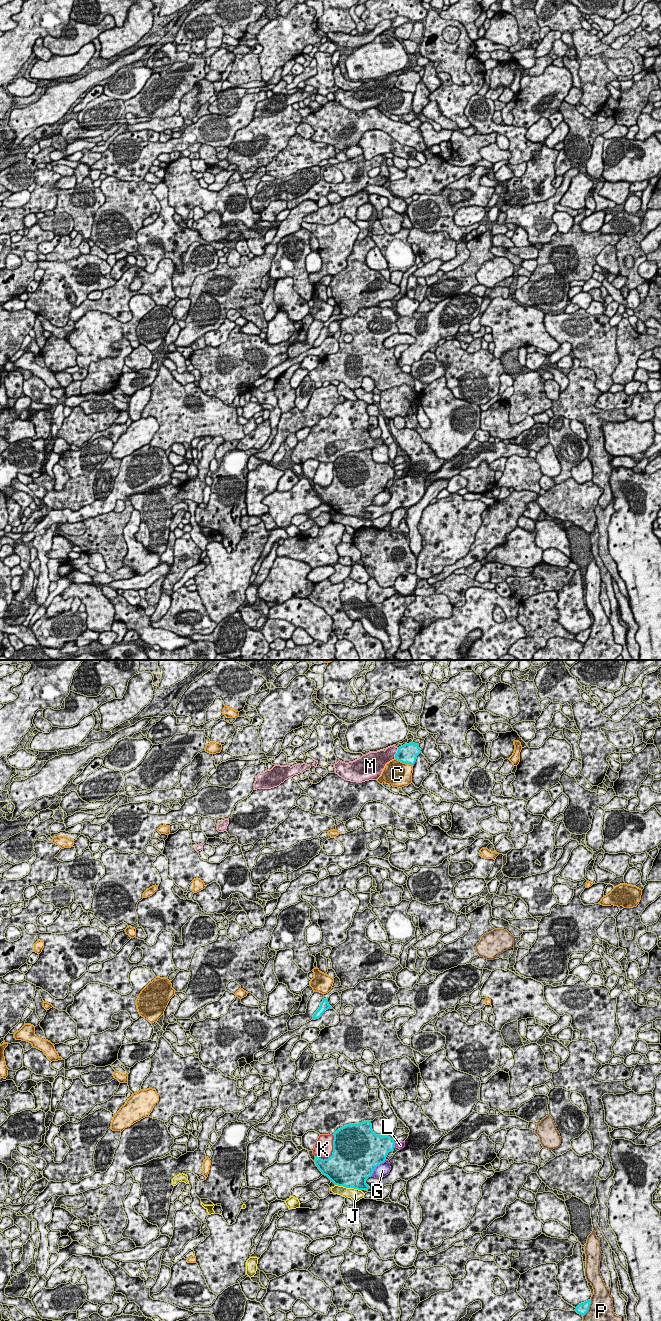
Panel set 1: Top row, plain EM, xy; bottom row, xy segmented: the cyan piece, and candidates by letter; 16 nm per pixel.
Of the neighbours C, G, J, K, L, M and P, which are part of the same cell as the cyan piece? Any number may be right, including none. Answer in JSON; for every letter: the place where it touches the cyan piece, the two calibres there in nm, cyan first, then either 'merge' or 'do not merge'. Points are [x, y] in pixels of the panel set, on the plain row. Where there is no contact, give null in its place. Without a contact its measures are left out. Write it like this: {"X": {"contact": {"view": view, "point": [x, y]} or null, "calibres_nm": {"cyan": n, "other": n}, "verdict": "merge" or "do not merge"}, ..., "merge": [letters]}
{"C": {"contact": {"view": "xy", "point": [404, 90]}, "calibres_nm": {"cyan": 300, "other": 420}, "verdict": "do not merge"}, "G": {"contact": {"view": "xy", "point": [376, 494]}, "calibres_nm": {"cyan": 500, "other": 200}, "verdict": "do not merge"}, "J": {"contact": {"view": "xy", "point": [348, 515]}, "calibres_nm": {"cyan": 500, "other": 190}, "verdict": "do not merge"}, "K": {"contact": {"view": "xy", "point": [332, 480]}, "calibres_nm": {"cyan": 500, "other": 300}, "verdict": "do not merge"}, "L": {"contact": {"view": "xy", "point": [394, 473]}, "calibres_nm": {"cyan": 360, "other": 120}, "verdict": "do not merge"}, "M": {"contact": {"view": "xy", "point": [396, 81]}, "calibres_nm": {"cyan": 300, "other": 240}, "verdict": "do not merge"}, "P": {"contact": {"view": "xy", "point": [588, 636]}, "calibres_nm": {"cyan": 180, "other": 480}, "verdict": "do not merge"}, "merge": []}

